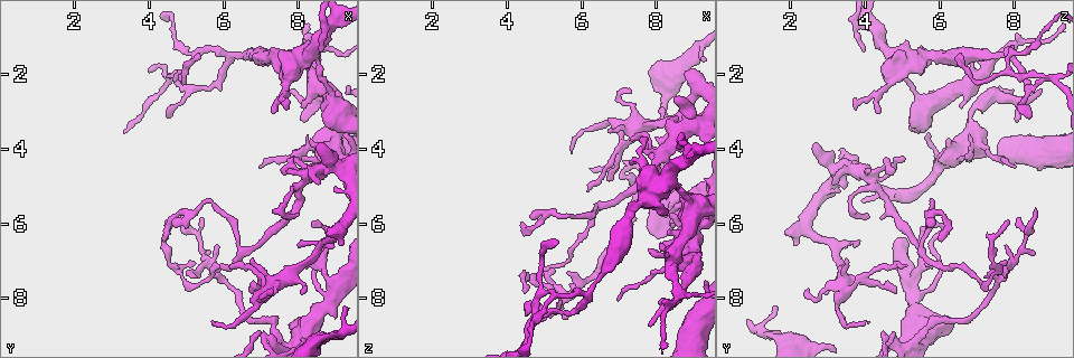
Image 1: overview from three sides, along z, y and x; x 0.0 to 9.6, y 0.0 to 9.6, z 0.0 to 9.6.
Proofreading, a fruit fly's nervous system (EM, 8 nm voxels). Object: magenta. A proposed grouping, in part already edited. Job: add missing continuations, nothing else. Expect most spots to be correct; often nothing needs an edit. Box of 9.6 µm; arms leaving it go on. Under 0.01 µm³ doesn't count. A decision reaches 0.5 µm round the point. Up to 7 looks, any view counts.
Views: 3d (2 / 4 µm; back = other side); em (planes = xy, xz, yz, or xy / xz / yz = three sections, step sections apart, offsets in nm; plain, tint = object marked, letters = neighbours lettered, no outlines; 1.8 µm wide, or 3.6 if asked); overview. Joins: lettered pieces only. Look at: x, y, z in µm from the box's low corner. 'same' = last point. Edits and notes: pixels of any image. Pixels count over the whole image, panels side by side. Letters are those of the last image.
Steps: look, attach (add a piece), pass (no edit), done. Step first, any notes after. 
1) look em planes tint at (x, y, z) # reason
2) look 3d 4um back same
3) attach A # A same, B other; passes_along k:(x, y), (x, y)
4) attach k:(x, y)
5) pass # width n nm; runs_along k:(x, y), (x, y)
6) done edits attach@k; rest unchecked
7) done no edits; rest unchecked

look 3d 4um at (5.65, 7.15, 7.90) # two arms at a narrow angle

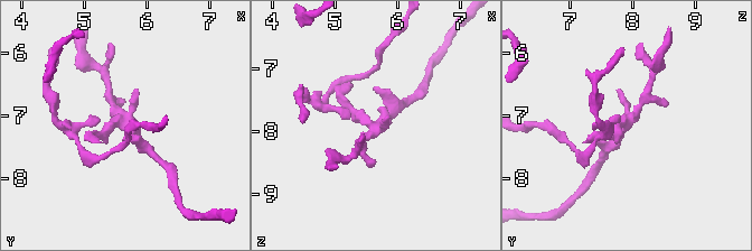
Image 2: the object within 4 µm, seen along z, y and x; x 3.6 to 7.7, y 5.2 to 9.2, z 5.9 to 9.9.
look em yz step 8 plain at (5.65, 7.15, 7.90) # now the EM

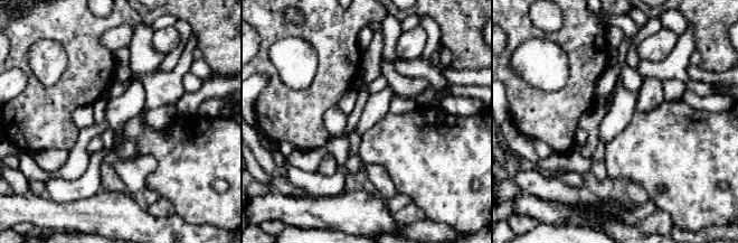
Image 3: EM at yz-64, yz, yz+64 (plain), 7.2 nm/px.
look em yz step 8 letters same # see the neighbours

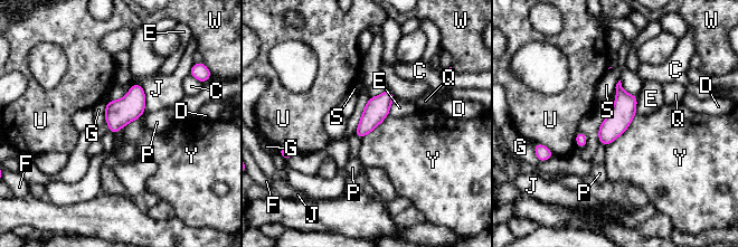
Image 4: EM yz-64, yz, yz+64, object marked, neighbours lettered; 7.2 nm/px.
pass # width 170 nm; C other, D other, E other, F other, G other, J other, P other, Q other, S other, U other, W other, Y other; border 4:(636, 113), (631, 124), (606, 146); no lettered piece goes on from it

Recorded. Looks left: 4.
look 3d 4um at (7.00, 9.05, 4.60) # a narrow waist

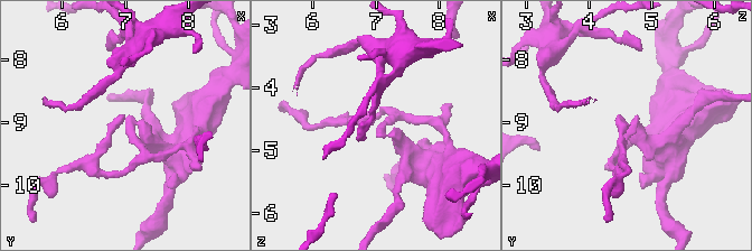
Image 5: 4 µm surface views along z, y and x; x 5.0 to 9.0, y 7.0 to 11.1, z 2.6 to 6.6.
look em yz step 8 tint at (6.95, 9.05, 4.65) # arms 3; arm_widths 160, 170, 220 nm; now the EM

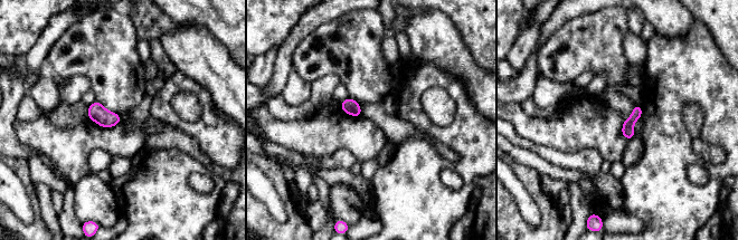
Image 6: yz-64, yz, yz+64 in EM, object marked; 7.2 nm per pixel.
look em planes letters same # cut it another way

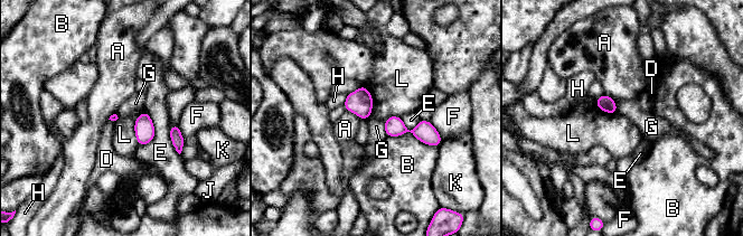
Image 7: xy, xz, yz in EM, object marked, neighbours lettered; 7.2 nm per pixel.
pass # A other, B other, D other, E other, F other, G other, H other, J other, K other, L other; border 7:(144, 110), (134, 124), (138, 144); none of them fits

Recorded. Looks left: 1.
done no edits; rest unchecked

